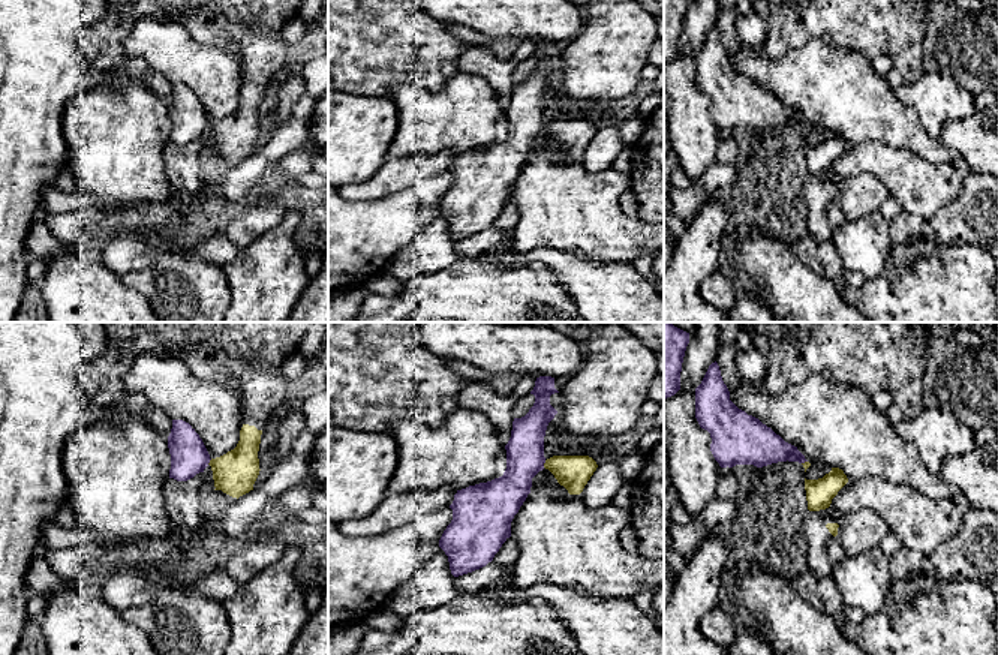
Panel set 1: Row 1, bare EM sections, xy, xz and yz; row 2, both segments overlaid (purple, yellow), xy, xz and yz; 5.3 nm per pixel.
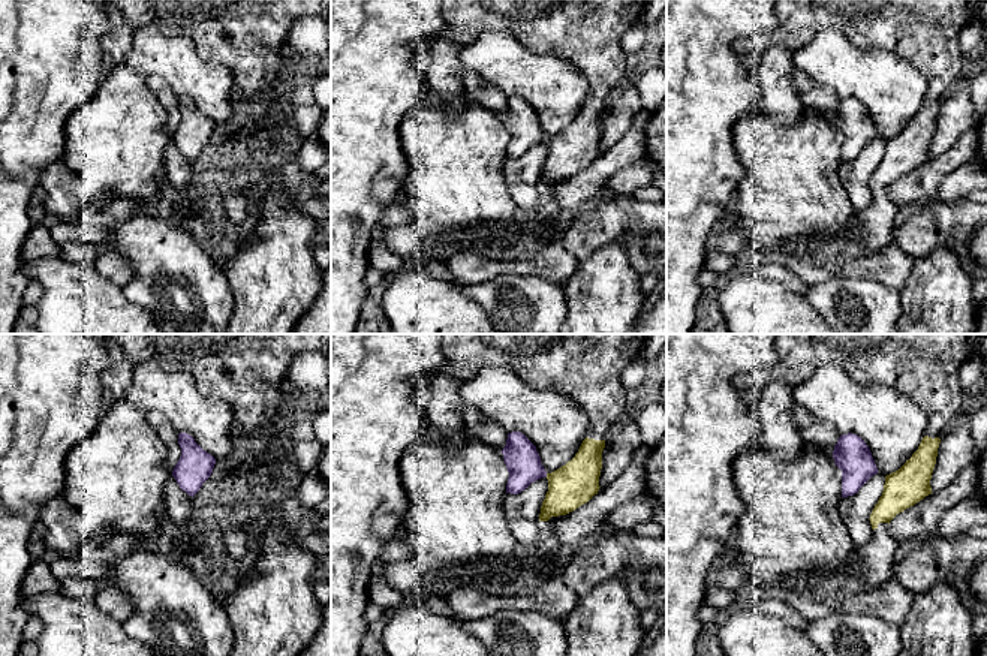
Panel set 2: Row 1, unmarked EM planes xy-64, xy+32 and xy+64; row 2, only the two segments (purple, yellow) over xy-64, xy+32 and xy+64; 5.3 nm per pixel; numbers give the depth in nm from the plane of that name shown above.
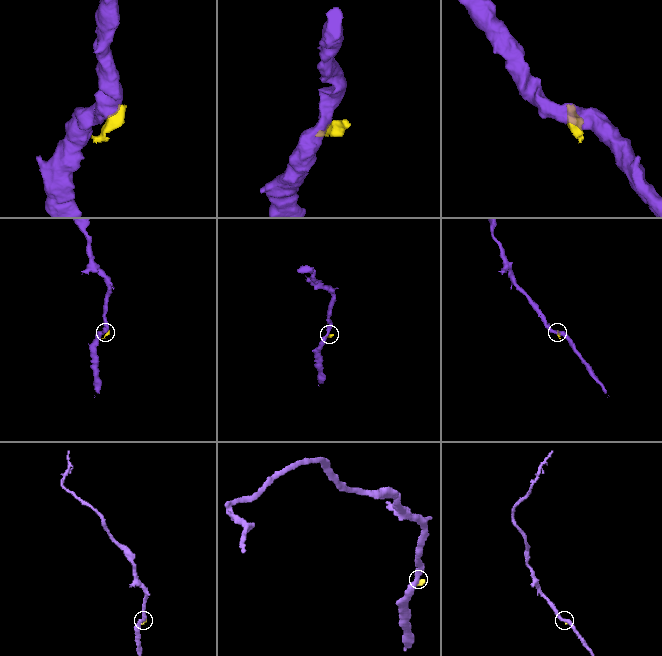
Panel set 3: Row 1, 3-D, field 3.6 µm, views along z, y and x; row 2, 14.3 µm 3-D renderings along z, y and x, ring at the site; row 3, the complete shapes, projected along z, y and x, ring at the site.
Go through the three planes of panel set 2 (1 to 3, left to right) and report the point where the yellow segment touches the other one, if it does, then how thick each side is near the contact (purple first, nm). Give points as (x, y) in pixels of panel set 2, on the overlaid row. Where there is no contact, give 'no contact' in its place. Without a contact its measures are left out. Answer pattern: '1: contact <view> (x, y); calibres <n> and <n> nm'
1: no contact
2: no contact
3: no contact

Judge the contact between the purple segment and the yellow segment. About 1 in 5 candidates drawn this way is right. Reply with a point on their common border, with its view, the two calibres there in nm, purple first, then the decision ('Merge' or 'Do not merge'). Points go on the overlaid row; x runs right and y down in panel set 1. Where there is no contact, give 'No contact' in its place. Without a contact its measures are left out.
Touches purple at xz (544, 462). Thickness 200 nm (purple) against 180 nm. Do not merge

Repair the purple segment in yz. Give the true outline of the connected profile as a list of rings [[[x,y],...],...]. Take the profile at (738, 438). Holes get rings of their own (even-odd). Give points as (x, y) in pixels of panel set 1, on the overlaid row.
[[[712,363],[695,388],[695,418],[712,438],[710,451],[721,468],[778,462],[808,462],[797,447],[785,442],[758,418],[730,400],[718,363]]]

